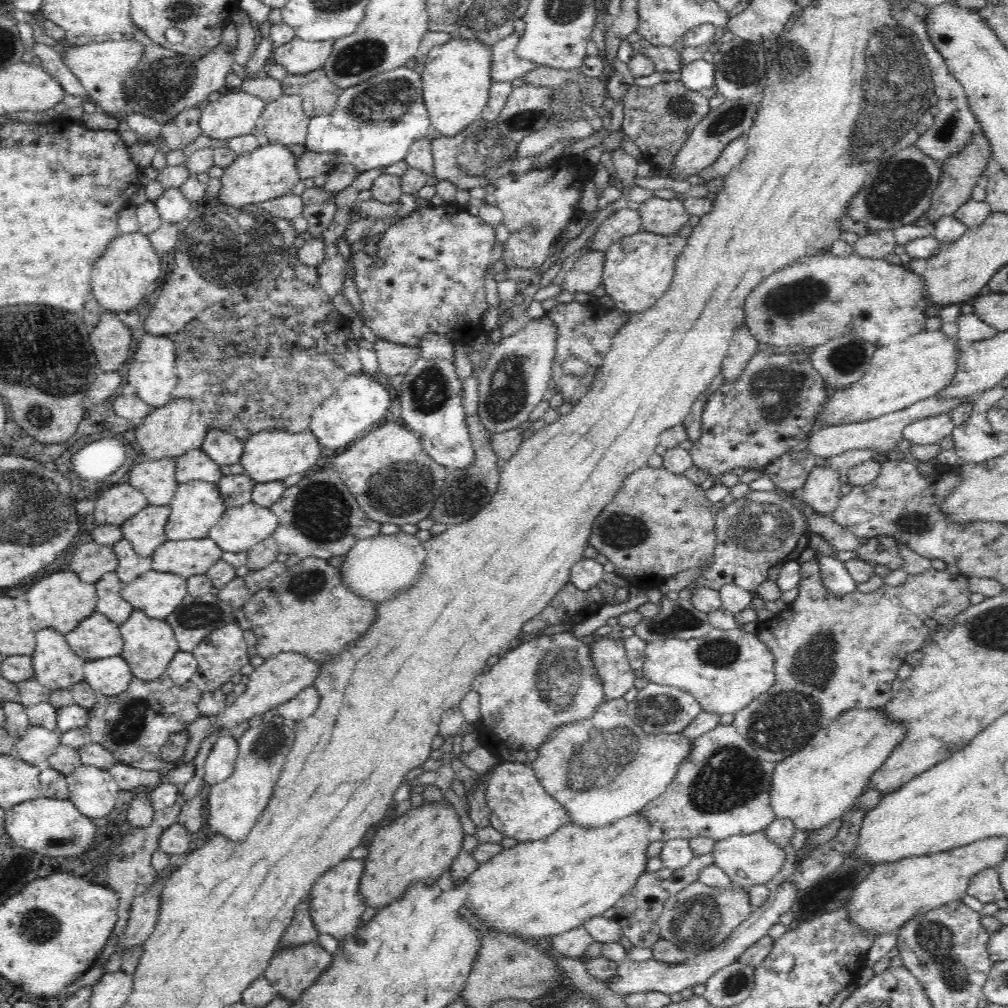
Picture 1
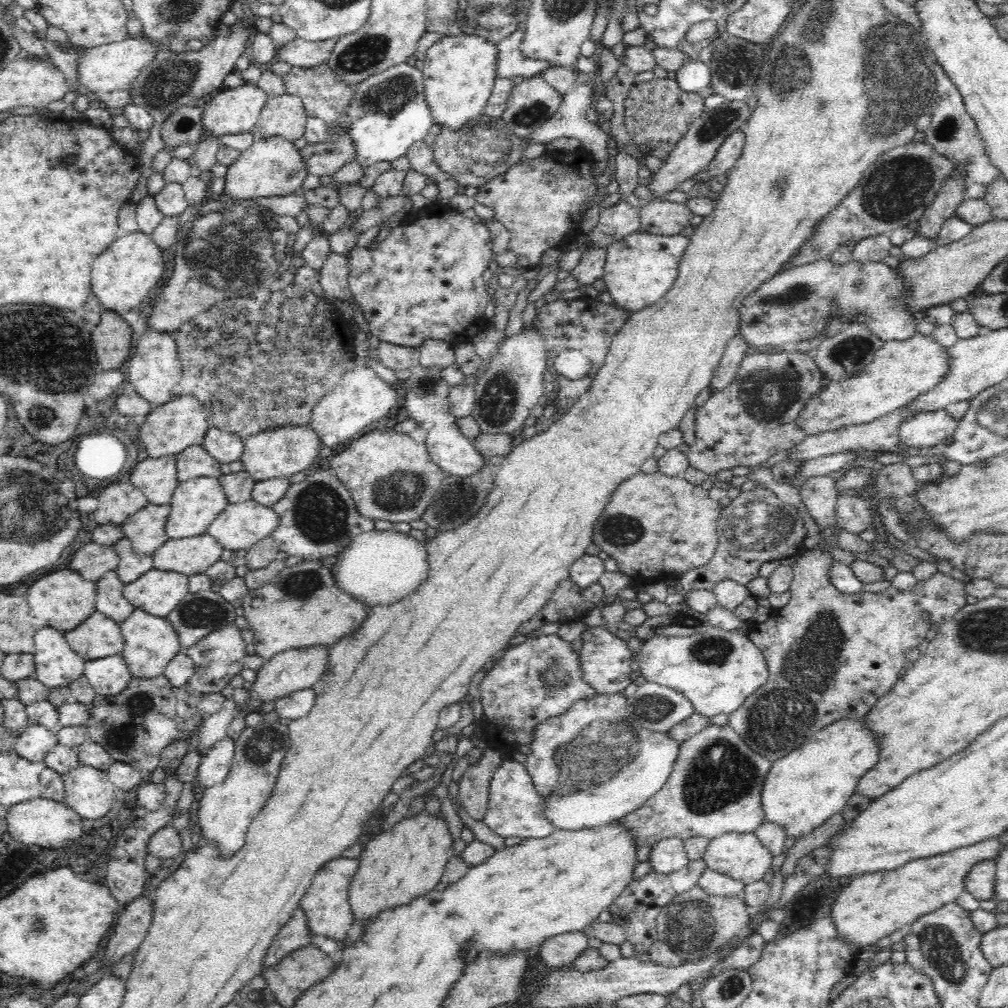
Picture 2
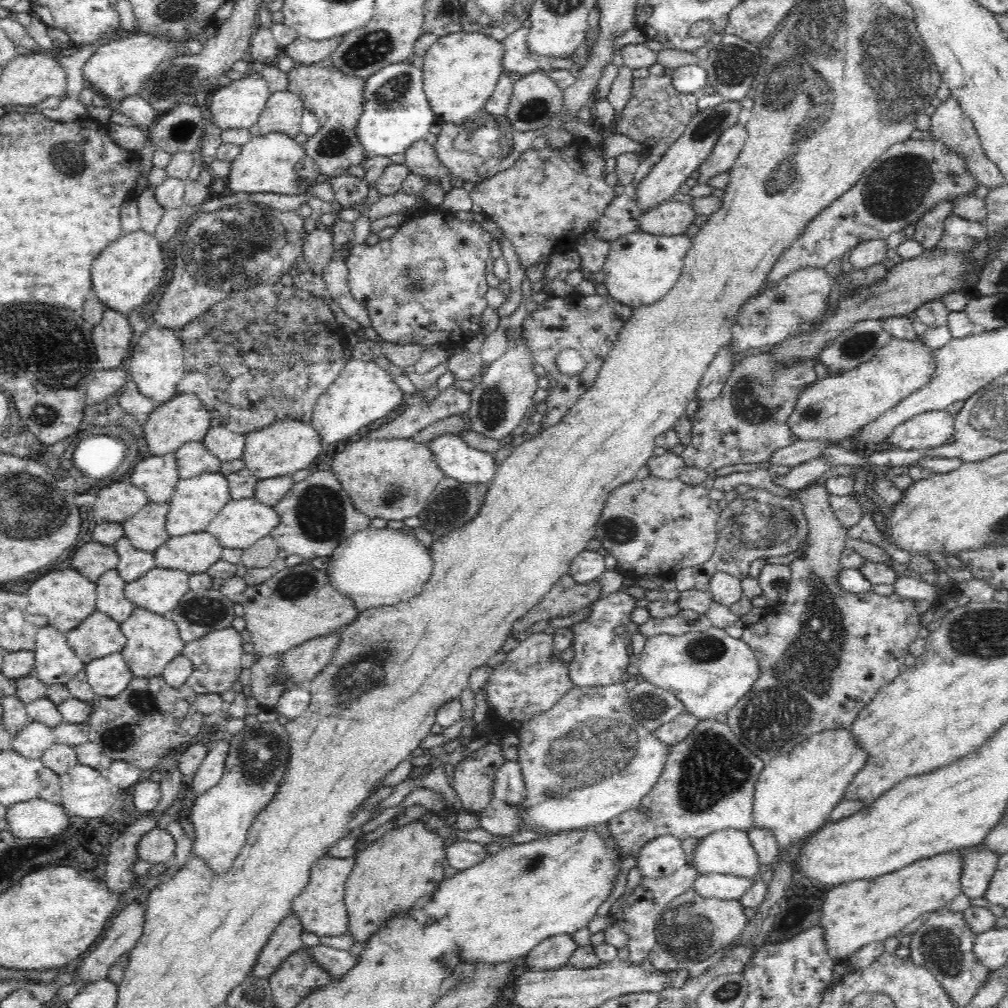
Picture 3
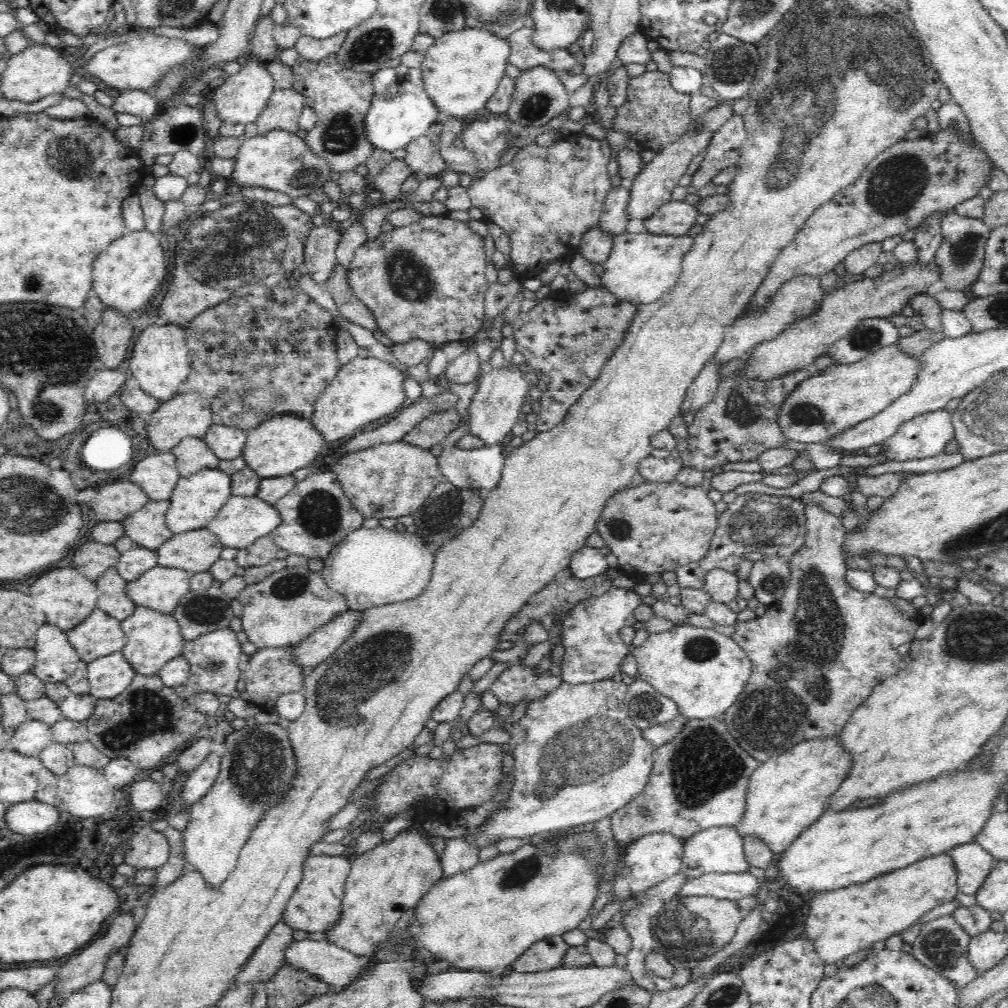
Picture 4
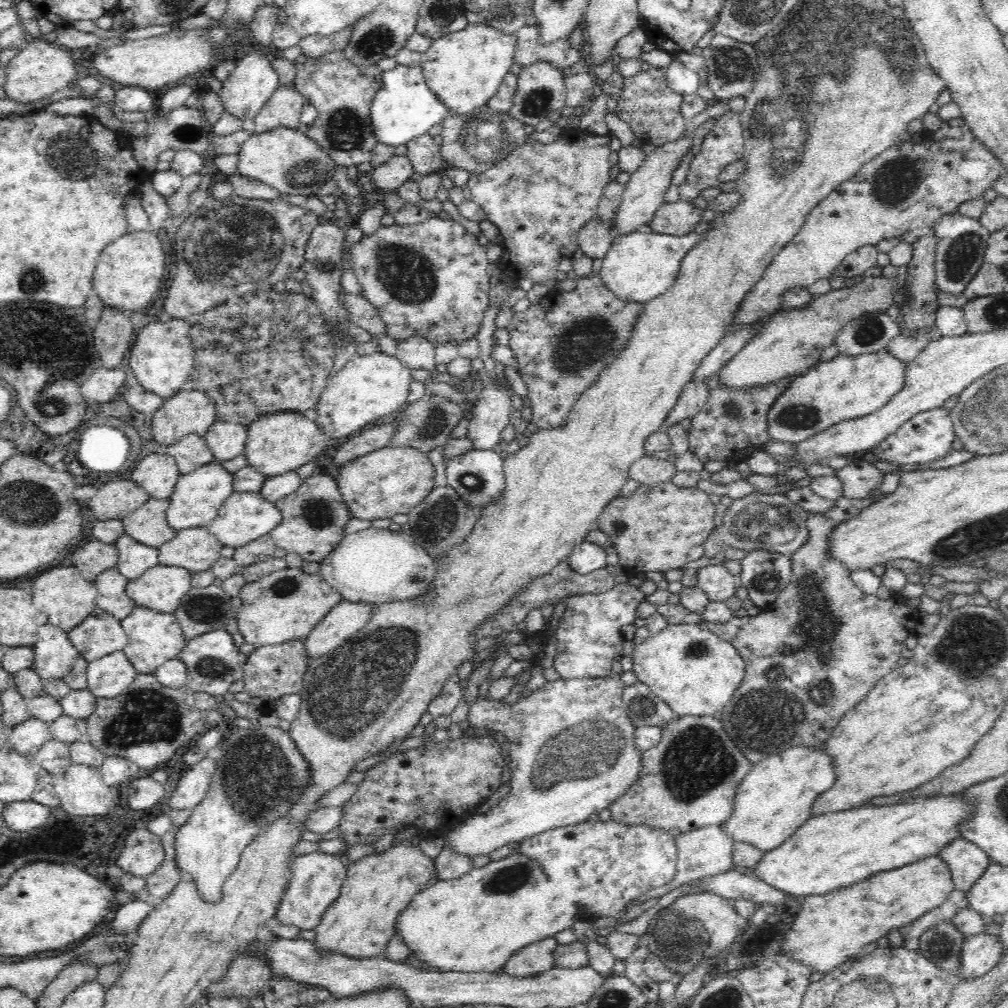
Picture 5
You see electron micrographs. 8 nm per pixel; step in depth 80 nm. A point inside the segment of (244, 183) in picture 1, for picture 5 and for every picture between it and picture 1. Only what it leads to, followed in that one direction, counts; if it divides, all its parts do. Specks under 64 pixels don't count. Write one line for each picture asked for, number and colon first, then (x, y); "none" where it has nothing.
2: (272, 166)
3: (275, 162)
4: (279, 160)
5: (288, 160)

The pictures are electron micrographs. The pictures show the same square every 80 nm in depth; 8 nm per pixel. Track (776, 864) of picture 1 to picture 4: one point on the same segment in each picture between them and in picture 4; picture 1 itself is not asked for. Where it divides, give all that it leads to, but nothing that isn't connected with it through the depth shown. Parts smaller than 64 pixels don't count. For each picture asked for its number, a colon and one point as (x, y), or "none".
2: (741, 856)
3: (729, 851)
4: (720, 850)

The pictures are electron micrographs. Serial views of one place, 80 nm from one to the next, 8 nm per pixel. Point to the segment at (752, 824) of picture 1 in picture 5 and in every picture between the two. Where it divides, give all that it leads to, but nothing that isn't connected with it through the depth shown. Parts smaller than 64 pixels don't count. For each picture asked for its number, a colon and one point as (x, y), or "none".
2: (714, 788)
3: (707, 785)
4: (699, 780)
5: (688, 781)

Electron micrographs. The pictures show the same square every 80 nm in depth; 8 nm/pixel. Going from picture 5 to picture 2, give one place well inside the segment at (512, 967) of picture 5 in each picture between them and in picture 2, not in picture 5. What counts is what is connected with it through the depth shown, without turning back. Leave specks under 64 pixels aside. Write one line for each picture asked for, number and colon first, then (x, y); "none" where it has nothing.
2: (560, 950)
3: (552, 953)
4: (546, 954)

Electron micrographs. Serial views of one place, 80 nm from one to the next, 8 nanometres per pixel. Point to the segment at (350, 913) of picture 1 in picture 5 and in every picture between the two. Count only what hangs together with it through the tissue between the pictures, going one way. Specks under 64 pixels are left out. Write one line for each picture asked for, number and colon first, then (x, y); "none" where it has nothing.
2: (326, 905)
3: (320, 907)
4: (316, 903)
5: (316, 879)

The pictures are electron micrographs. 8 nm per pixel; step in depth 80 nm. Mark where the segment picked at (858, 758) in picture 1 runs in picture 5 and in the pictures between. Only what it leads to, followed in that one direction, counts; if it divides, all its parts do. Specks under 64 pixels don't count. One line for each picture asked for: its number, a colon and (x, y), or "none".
2: (802, 791)
3: (795, 794)
4: (786, 794)
5: (774, 799)

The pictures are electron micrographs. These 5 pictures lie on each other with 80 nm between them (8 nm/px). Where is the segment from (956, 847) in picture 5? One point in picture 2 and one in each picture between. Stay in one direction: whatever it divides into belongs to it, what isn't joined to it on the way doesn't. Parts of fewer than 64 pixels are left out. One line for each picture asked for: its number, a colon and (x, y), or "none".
2: (980, 881)
3: (979, 865)
4: (972, 862)

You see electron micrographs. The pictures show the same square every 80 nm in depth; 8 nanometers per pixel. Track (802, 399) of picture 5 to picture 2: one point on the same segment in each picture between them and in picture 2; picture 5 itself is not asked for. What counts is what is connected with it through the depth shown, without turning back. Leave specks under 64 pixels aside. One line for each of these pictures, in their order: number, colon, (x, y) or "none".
2: (902, 370)
3: (834, 408)
4: (826, 403)

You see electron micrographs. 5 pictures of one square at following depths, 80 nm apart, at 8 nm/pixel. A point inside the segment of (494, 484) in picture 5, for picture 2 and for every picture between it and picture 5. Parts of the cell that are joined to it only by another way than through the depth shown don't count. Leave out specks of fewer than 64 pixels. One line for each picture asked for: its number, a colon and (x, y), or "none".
2: (426, 392)
3: (457, 460)
4: (480, 469)

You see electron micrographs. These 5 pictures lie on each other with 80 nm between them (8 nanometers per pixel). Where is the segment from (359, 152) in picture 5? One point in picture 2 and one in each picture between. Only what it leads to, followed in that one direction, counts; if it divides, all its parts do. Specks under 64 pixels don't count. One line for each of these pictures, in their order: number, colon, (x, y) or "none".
2: (324, 96)
3: (335, 99)
4: (340, 97)

